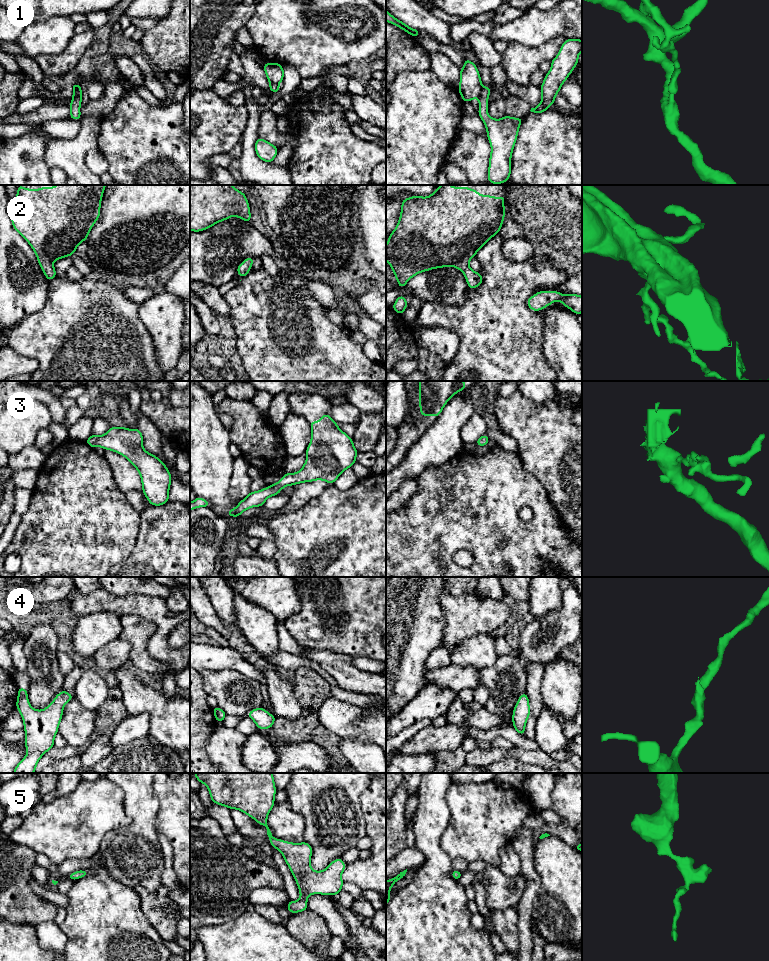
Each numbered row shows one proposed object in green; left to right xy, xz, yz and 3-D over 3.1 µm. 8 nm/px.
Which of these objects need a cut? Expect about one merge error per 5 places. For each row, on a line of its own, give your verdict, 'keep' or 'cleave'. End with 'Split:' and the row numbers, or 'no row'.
1: cleave
2: keep
3: keep
4: keep
5: keep
Split: 1

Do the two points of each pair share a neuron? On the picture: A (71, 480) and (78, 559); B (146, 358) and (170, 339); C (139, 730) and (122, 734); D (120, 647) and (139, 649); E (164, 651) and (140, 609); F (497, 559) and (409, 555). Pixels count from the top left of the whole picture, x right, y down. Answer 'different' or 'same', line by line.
A: same
B: different
C: same
D: different
E: same
F: same

